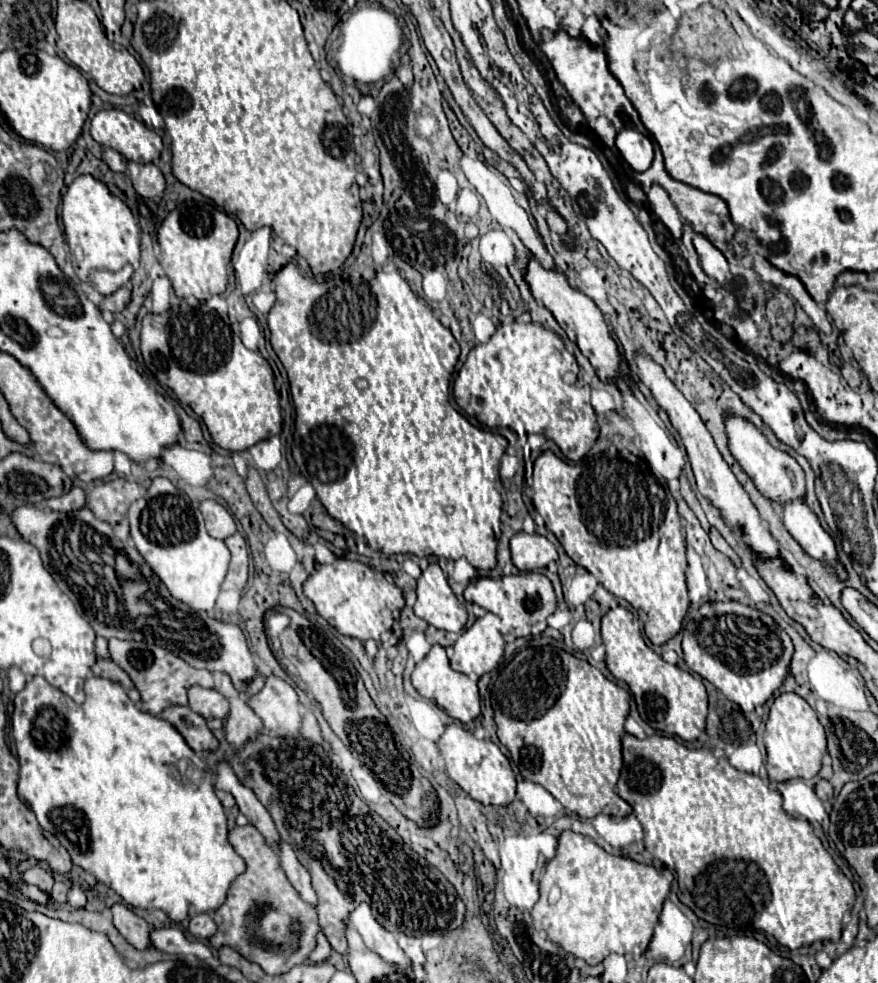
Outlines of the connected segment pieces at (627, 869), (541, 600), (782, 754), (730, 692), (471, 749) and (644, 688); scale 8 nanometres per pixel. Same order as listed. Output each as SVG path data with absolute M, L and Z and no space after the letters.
M564 830L556 856L546 864L540 880L540 900L532 908L532 918L536 928L544 930L562 950L596 966L610 952L628 954L636 946L642 952L648 948L670 884L670 870L612 856L594 840Z
M522 572L516 576L502 578L474 578L464 590L466 602L478 604L488 612L502 618L502 634L512 634L516 638L540 634L546 628L546 618L556 610L556 594L552 582L538 572Z
M780 694L770 706L770 718L766 722L764 744L768 750L766 770L770 780L784 782L788 778L814 778L820 770L822 756L826 754L826 734L804 698L798 694Z
M714 602L700 606L698 614L686 624L682 650L690 670L712 682L744 712L752 712L788 676L794 646L790 636L768 614L740 602Z
M448 724L446 732L438 740L438 750L444 758L448 776L474 800L480 800L482 804L506 806L516 798L516 778L510 768L510 760L500 752L494 742L478 740L460 724Z
M616 606L602 616L602 642L606 646L606 666L616 680L628 684L640 718L666 736L680 736L686 742L696 740L706 726L708 714L708 696L702 680L664 662L656 652L652 652L642 638L634 614L622 606Z

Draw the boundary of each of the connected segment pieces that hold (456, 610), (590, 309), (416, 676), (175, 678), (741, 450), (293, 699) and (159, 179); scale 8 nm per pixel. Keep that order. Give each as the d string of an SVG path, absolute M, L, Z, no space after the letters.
M436 562L422 570L418 578L418 600L414 614L430 626L448 632L460 632L466 626L466 608L450 590L446 576Z
M530 254L530 260L528 260L528 266L526 266L526 274L524 274L524 280L526 284L530 286L530 292L532 296L542 302L556 318L556 322L564 328L564 332L568 334L568 338L572 342L578 344L578 348L582 350L582 354L592 362L592 366L596 368L598 376L602 380L608 380L608 382L616 382L618 378L622 378L620 370L618 370L618 364L620 364L620 358L618 358L618 346L616 342L612 340L612 336L608 334L608 326L602 318L602 312L598 310L598 306L582 292L574 290L570 284L568 284L568 278L564 272L560 272L558 268L554 270L548 270L540 264L540 260Z
M434 644L428 656L416 664L412 672L412 684L422 694L424 698L430 698L436 702L442 710L446 710L452 718L460 720L462 724L472 722L480 714L480 696L478 696L478 686L474 680L464 676L462 672L454 672L450 668L450 662L446 658L446 650L440 644Z
M110 638L108 650L110 650L110 660L114 664L118 664L132 678L134 686L142 694L142 710L152 716L160 716L162 710L166 710L168 706L176 706L176 704L186 706L190 686L214 688L214 678L208 670L196 670L188 662L180 660L176 654L172 654L166 648L160 648L156 644Z
M726 412L724 426L726 426L728 448L730 448L732 456L742 466L742 470L752 478L756 488L760 488L760 492L764 492L764 496L768 496L774 504L780 504L780 500L792 500L792 496L806 494L804 472L798 466L798 462L790 454L774 448L750 420L740 418L734 412Z
M266 676L264 686L248 696L248 706L260 716L268 730L298 736L300 732L300 700L296 690L278 676Z
M128 162L128 176L140 196L144 196L144 198L162 196L166 184L164 184L164 176L158 166Z

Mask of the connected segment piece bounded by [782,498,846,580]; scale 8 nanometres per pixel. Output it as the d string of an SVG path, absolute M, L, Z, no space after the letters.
M796 498L792 502L786 502L786 504L782 504L782 512L784 512L782 520L784 520L786 530L804 548L804 552L810 554L812 558L820 558L826 564L830 564L836 570L836 574L844 580L846 570L842 568L842 564L836 558L834 540L820 526L818 516L812 512L812 508L806 504L806 500Z

